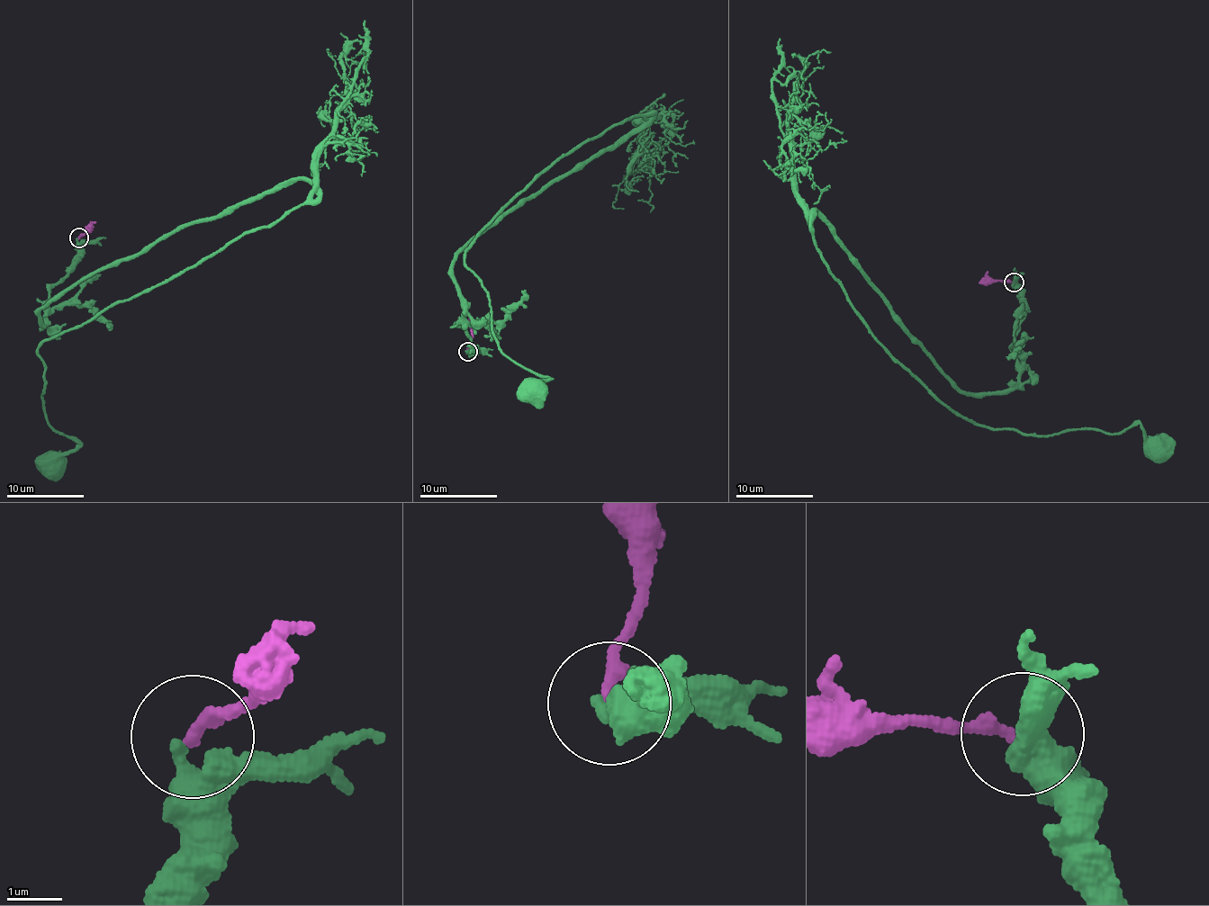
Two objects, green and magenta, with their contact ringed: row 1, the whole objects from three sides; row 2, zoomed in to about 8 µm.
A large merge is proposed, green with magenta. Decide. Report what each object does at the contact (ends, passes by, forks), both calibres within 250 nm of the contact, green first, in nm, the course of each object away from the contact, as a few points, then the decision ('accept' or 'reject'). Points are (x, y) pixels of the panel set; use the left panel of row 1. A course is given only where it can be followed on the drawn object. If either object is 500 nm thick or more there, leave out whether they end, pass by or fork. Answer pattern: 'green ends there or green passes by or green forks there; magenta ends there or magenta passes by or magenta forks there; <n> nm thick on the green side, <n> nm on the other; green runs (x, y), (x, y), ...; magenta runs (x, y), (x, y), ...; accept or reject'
green ends there; magenta ends there; 440 nm thick on the green side, 240 nm on the other; green runs (77, 238), (40, 322), (172, 233), (313, 188), (41, 342), (42, 408), (78, 444), (49, 464); magenta runs (79, 237), (89, 226); reject

